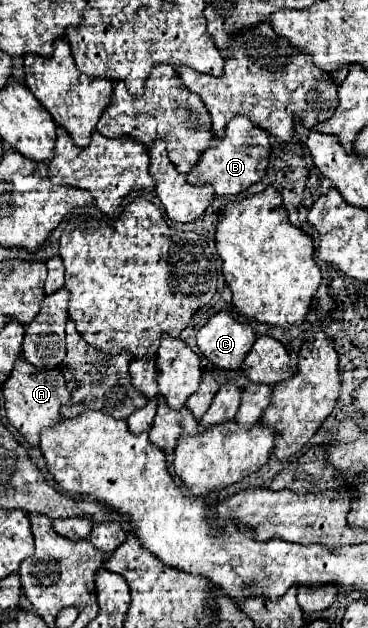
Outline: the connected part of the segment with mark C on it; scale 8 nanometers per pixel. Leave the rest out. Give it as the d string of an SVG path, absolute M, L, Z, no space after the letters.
M230 312L214 314L196 332L198 350L220 370L238 370L252 348L256 334L250 324L232 318Z

